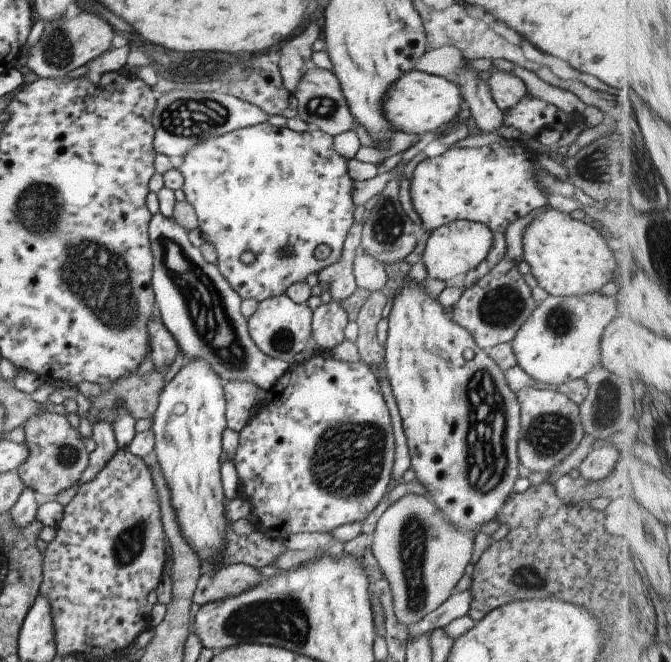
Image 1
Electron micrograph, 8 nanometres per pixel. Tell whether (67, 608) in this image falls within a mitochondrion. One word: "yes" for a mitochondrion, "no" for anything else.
no

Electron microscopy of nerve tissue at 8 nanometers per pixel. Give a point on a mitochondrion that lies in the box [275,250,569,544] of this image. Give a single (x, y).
(359, 448)

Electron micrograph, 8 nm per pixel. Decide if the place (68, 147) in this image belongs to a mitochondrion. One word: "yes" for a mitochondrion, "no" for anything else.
no

